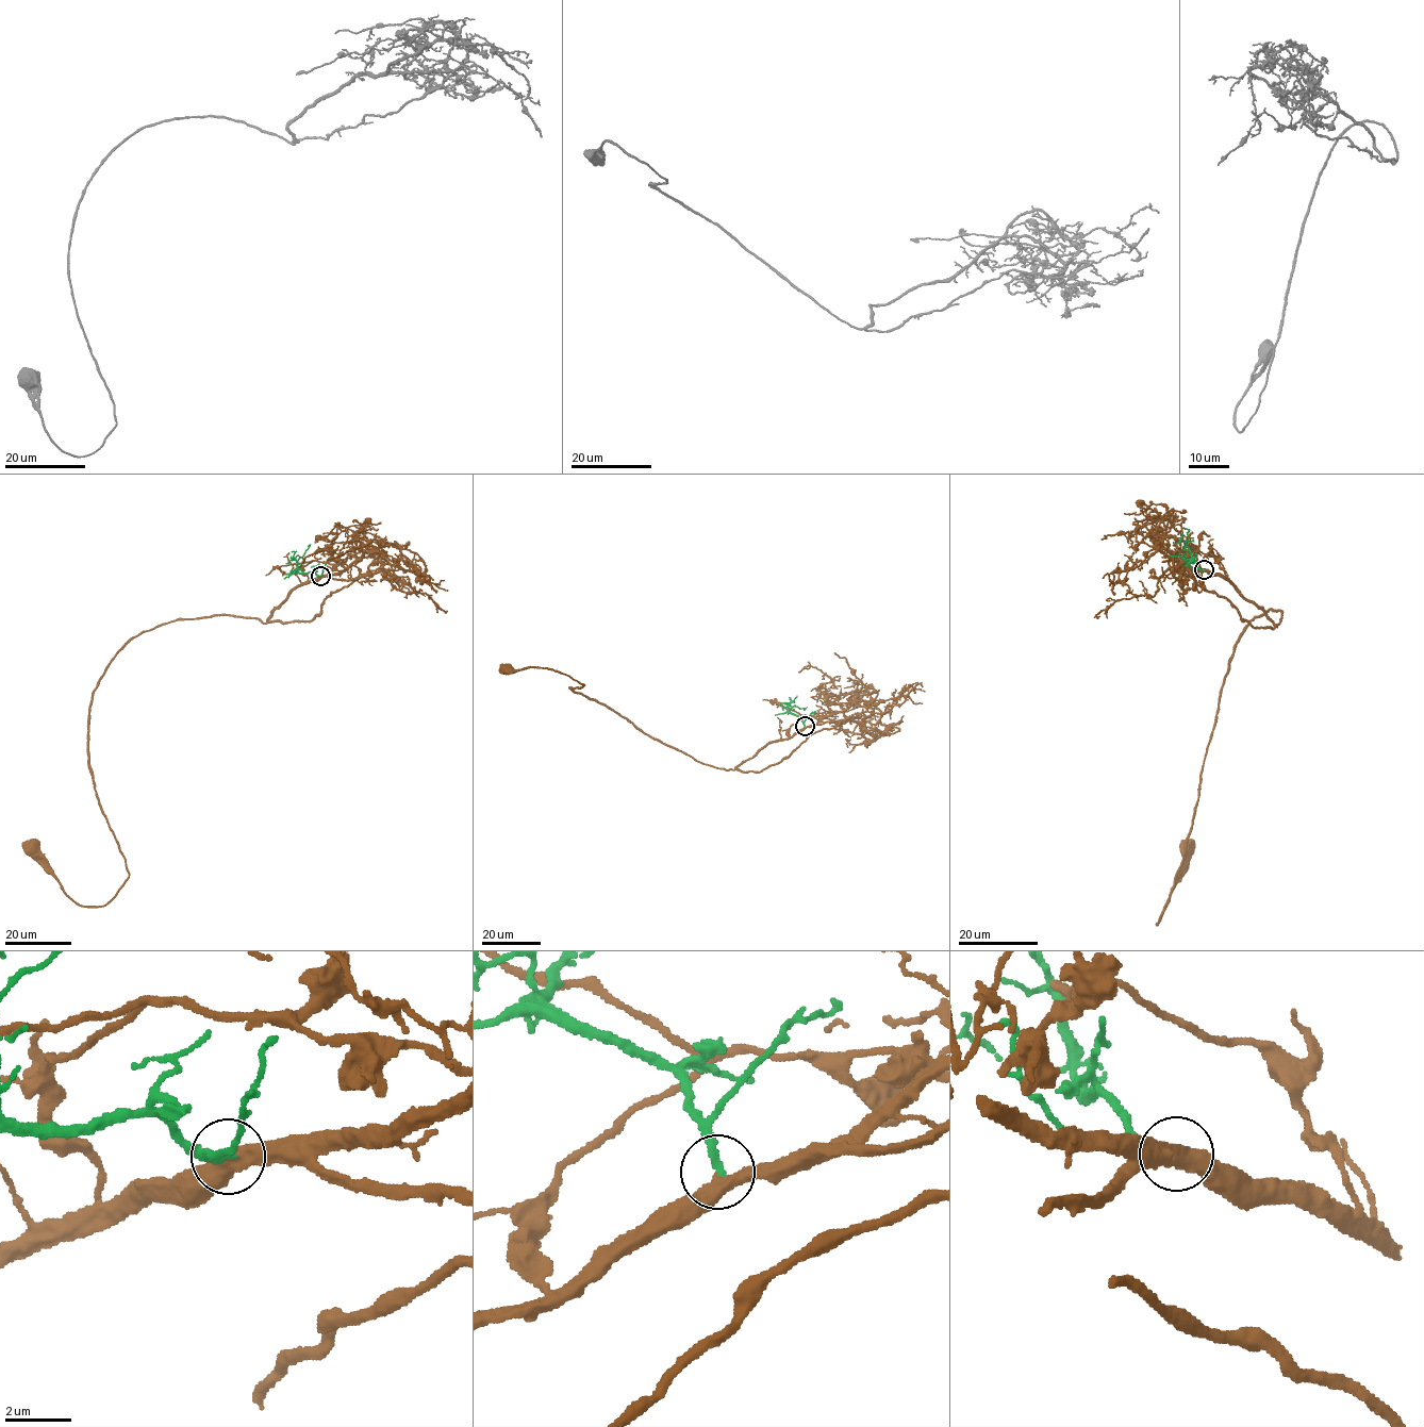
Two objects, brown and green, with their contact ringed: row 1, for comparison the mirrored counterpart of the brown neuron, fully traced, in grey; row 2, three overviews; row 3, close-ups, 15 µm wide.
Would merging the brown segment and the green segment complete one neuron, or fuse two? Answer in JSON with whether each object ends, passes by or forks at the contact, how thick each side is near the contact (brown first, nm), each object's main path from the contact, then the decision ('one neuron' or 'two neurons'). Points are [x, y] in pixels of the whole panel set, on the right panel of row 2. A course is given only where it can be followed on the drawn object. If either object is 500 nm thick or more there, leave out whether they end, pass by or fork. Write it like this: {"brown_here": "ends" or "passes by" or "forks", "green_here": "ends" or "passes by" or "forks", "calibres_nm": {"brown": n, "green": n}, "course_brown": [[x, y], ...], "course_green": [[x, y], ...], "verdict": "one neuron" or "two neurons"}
{"brown_here": "passes by", "green_here": "ends", "calibres_nm": {"brown": 440, "green": 260}, "course_brown": [[1204, 569], [1228, 580], [1277, 626], [1282, 617], [1272, 608], [1239, 635], [1185, 855], [1157, 924], [1191, 848]], "course_green": [[1204, 569], [1193, 562], [1187, 546], [1186, 528]], "verdict": "one neuron"}

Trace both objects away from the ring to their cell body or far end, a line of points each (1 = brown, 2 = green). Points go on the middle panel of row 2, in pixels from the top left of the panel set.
1: (805, 726), (732, 769), (716, 768), (569, 689), (584, 684), (560, 671), (529, 666), (506, 673)
2: (805, 726), (800, 718), (789, 712), (792, 707), (807, 707)

